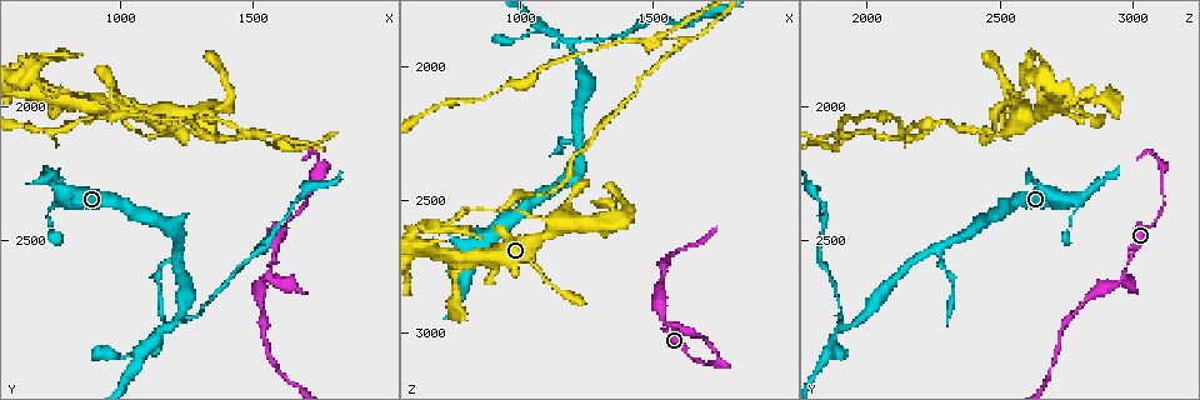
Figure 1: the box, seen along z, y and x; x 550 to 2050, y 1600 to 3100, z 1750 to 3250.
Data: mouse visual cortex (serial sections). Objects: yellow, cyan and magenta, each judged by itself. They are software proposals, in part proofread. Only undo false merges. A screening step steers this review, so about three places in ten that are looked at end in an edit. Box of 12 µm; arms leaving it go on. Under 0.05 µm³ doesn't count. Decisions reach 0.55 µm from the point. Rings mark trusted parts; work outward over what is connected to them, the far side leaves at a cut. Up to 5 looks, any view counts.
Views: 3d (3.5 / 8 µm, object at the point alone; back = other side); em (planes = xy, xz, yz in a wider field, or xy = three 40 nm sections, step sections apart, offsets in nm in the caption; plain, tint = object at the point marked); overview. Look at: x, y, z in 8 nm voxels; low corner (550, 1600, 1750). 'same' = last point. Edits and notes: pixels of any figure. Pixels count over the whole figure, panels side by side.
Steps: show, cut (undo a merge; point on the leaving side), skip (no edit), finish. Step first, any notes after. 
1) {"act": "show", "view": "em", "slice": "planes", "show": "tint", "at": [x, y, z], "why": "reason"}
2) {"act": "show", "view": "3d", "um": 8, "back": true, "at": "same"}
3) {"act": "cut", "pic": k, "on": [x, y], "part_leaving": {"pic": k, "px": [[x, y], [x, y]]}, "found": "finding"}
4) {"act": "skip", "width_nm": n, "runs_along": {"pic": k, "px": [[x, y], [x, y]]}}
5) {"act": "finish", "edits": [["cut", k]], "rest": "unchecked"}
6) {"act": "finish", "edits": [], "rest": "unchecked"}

{"act": "show", "view": "3d", "um": 8, "at": [1550, 2620, 2970], "why": "a narrow waist"}

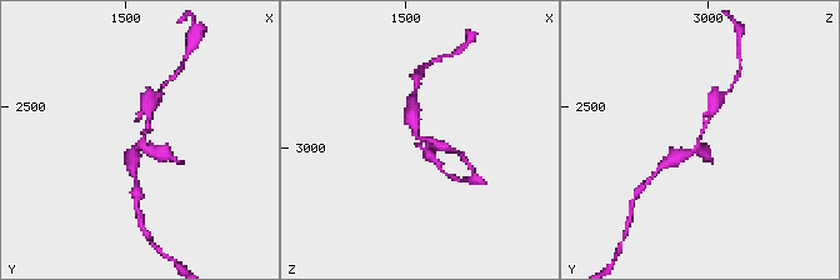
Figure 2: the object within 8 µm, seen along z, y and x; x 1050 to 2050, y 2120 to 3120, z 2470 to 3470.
{"act": "show", "view": "em", "slice": "xy", "step": 5, "show": "tint", "at": [1560, 2620, 2960], "arms": 3, "arm_widths_nm": [200, 250, 400]}

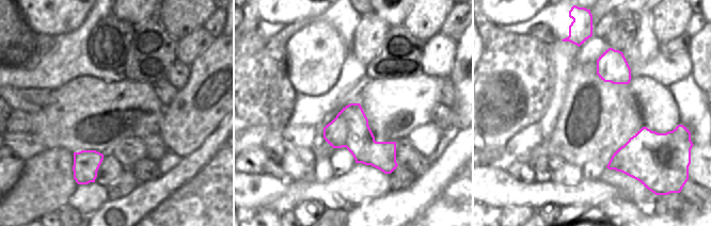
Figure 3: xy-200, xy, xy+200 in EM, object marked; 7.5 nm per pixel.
{"act": "cut", "pic": 2, "on": [164, 154], "found": "two cells meet here"}

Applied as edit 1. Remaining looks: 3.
{"act": "show", "view": "overview"}

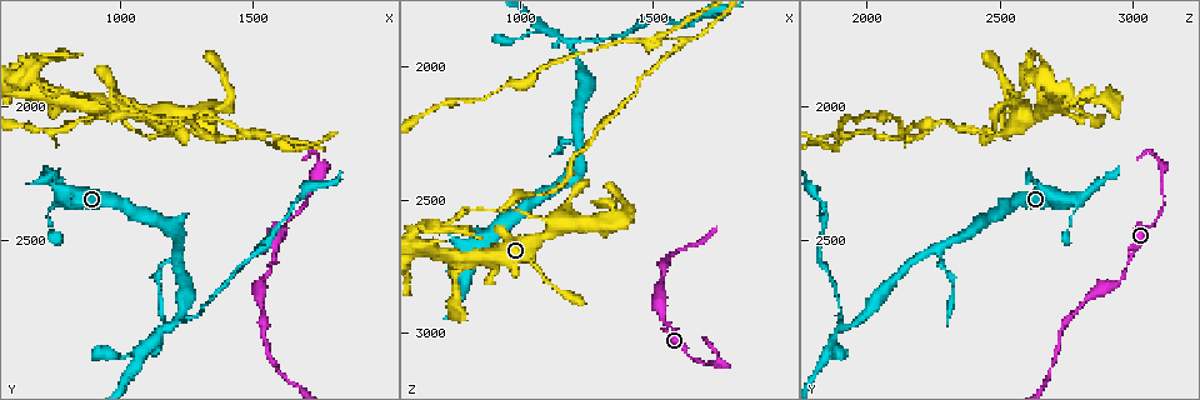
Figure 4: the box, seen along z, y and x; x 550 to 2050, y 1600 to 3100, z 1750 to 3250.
{"act": "show", "view": "3d", "um": 3.5, "at": [1180, 2830, 1920], "why": "abrupt turn"}

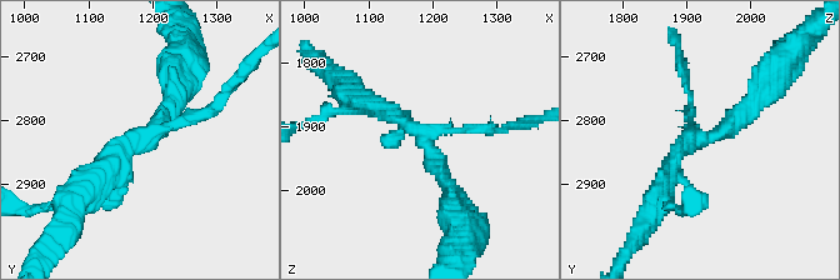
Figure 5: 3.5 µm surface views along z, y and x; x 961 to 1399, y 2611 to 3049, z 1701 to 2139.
{"act": "show", "view": "em", "slice": "xy", "step": 1, "show": "tint", "at": [1185, 2825, 1915]}

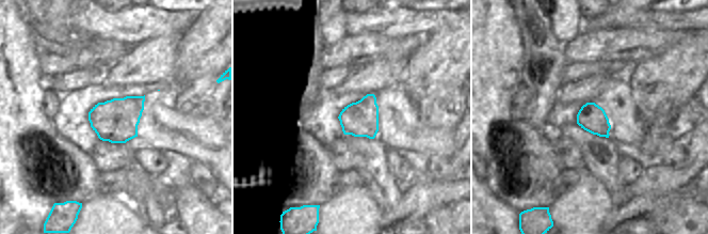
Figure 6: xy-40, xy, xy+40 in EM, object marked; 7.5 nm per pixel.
{"act": "cut", "pic": 5, "on": [215, 109], "part_leaving": {"pic": 5, "px": [[176, 126], [210, 110], [260, 49]]}, "found": "a second cell is stuck on"}

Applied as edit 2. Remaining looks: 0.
{"act": "finish", "edits": [["cut", 2], ["cut", 5]], "rest": "unchecked"}

